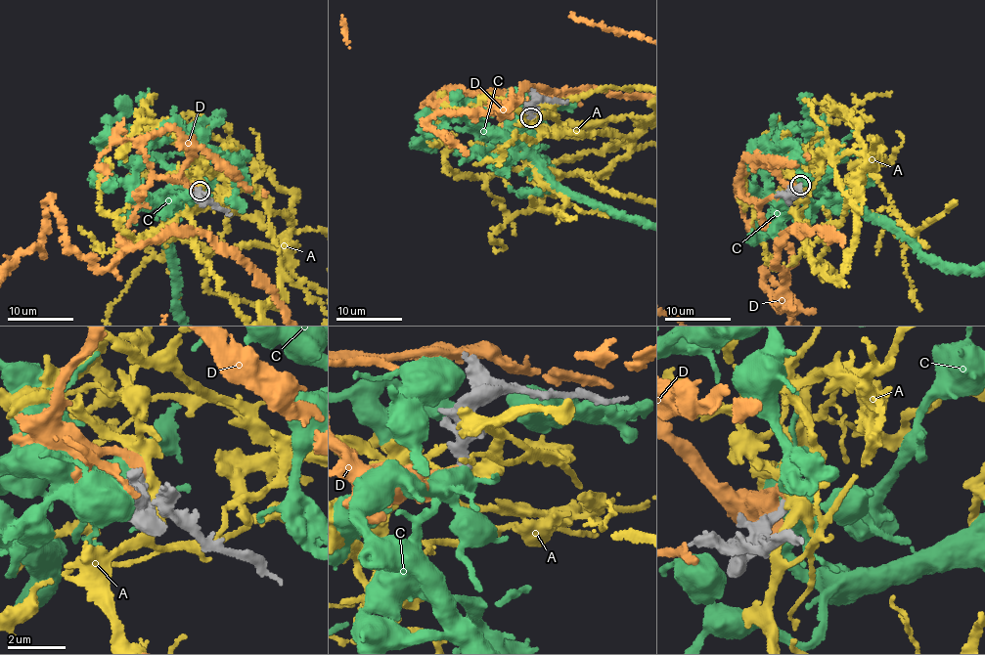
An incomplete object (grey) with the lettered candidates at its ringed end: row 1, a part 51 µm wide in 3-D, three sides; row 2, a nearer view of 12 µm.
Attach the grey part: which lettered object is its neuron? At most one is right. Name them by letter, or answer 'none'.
D

